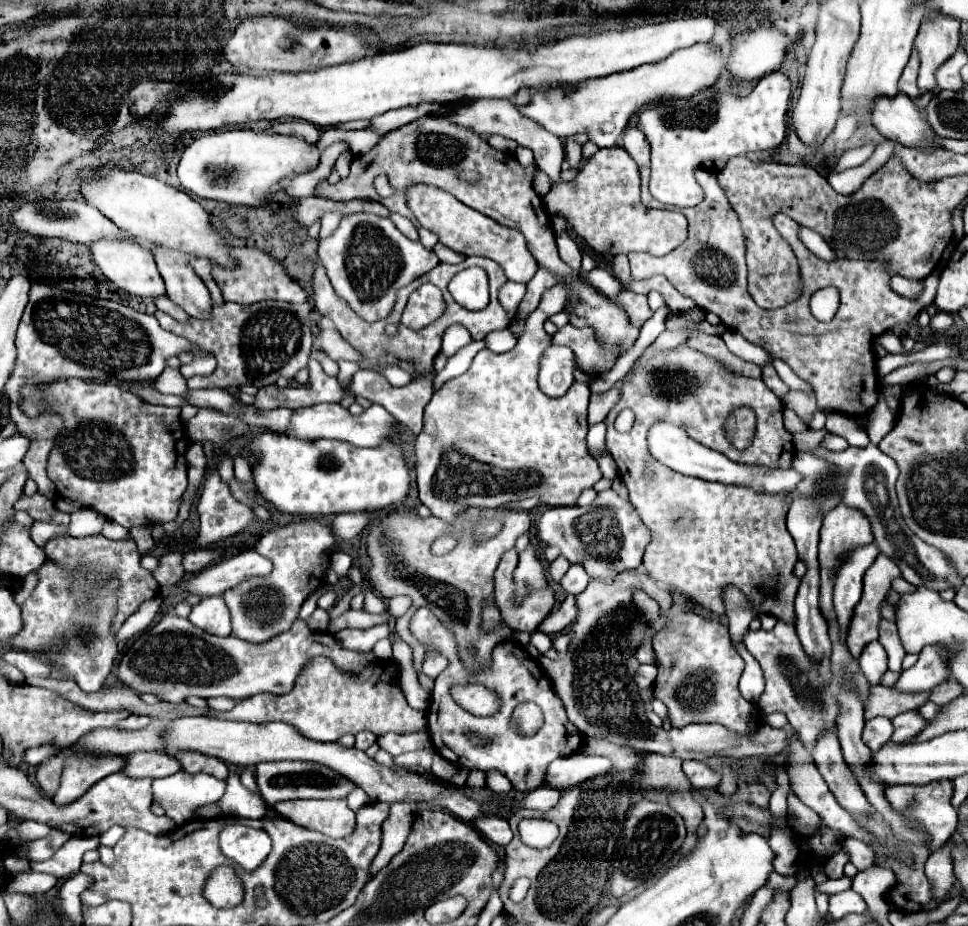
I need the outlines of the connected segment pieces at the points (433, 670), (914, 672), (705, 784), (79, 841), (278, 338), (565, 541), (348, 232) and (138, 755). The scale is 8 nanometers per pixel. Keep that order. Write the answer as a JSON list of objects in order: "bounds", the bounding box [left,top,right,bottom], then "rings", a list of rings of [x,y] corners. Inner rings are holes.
[{"bounds":[422,653,448,677],"rings":[[[428,653],[422,665],[422,673],[426,673],[428,677],[436,677],[442,669],[448,667],[448,659],[442,653]]]},{"bounds":[894,645,948,691],"rings":[[[932,645],[922,649],[920,659],[914,667],[902,671],[894,687],[898,691],[932,691],[948,677],[948,651],[942,645]]]},{"bounds":[682,761,722,791],"rings":[[[684,761],[682,769],[684,769],[686,777],[690,779],[692,787],[698,791],[714,789],[722,781],[722,775],[718,771],[712,771],[712,767],[708,767],[702,761]]]},{"bounds":[30,837,100,875],"rings":[[[70,837],[56,853],[54,857],[46,861],[32,861],[30,869],[32,871],[42,871],[42,873],[58,873],[58,875],[74,875],[78,873],[82,865],[82,855],[86,851],[98,849],[100,841],[98,837]]]},{"bounds":[154,301,312,389],"rings":[[[262,301],[250,307],[242,307],[238,303],[212,303],[210,319],[192,317],[186,323],[170,319],[170,315],[166,315],[164,311],[156,311],[154,317],[162,327],[166,327],[166,331],[188,339],[190,343],[194,343],[194,347],[210,351],[218,359],[218,367],[214,373],[206,377],[188,379],[190,389],[232,389],[240,385],[264,387],[276,383],[278,377],[292,379],[302,367],[306,367],[308,357],[312,353],[310,319],[298,313],[292,303],[284,301]]]},{"bounds":[538,487,652,579],"rings":[[[612,487],[600,491],[588,509],[576,505],[560,509],[550,507],[540,517],[538,535],[544,545],[556,545],[570,563],[582,565],[590,577],[604,579],[610,579],[624,569],[636,569],[652,539],[652,533],[640,521],[634,505],[620,497]]]},{"bounds":[318,215,440,323],"rings":[[[378,215],[342,217],[332,237],[320,241],[318,255],[336,295],[342,297],[358,317],[370,323],[388,317],[396,303],[396,293],[440,263],[434,251],[410,241],[390,219]]]},{"bounds":[122,751,180,779],"rings":[[[136,751],[126,755],[126,763],[122,767],[122,773],[132,779],[158,779],[168,777],[180,771],[180,763],[174,757],[168,757],[158,751]]]}]

